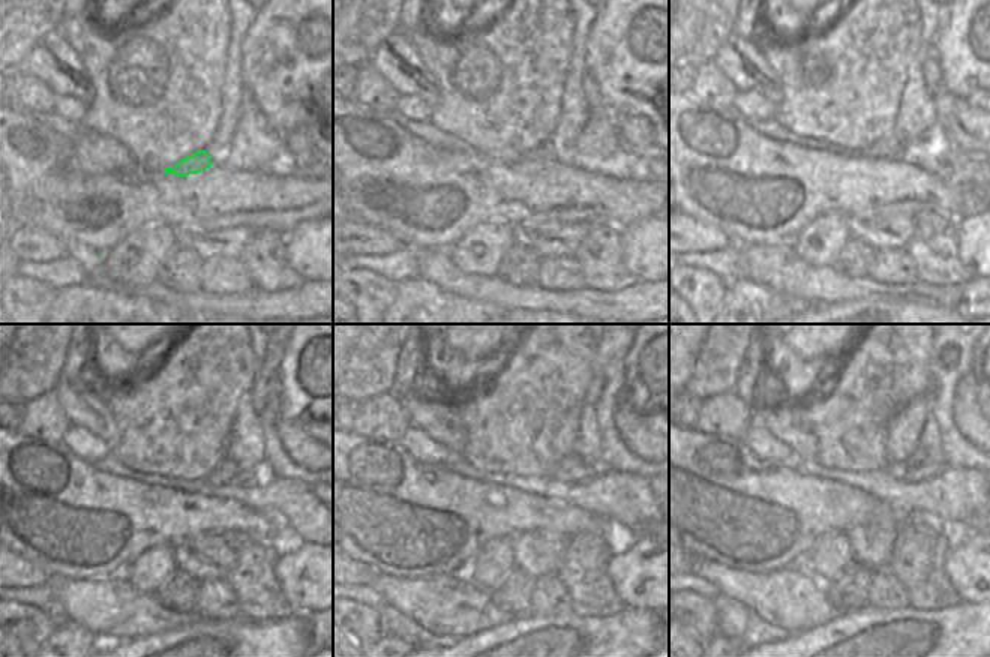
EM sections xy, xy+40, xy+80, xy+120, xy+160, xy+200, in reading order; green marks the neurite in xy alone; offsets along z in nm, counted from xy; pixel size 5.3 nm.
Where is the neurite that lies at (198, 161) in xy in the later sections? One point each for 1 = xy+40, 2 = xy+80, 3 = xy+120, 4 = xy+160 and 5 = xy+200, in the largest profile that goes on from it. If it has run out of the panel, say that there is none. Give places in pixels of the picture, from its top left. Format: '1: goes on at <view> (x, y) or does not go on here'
1: goes on at xy+40 (545, 152)
2: goes on at xy+80 (890, 147)
3: goes on at xy+120 (222, 476)
4: goes on at xy+160 (572, 464)
5: goes on at xy+200 (918, 462)

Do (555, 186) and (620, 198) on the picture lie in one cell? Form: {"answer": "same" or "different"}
{"answer": "same"}

